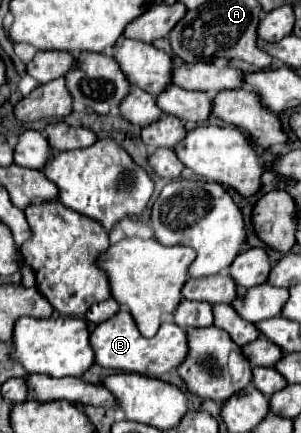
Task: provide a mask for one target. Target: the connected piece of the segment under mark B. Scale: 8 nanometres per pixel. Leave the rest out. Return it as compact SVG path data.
M120 307L120 311L114 317L96 325L96 329L90 333L90 345L94 351L94 361L98 365L108 369L128 371L128 373L154 375L154 377L160 377L176 369L176 365L180 365L180 361L186 357L188 351L186 331L182 327L178 327L172 321L164 321L158 333L152 339L146 339L136 329L136 323L132 321L132 315L128 313L126 307Z

